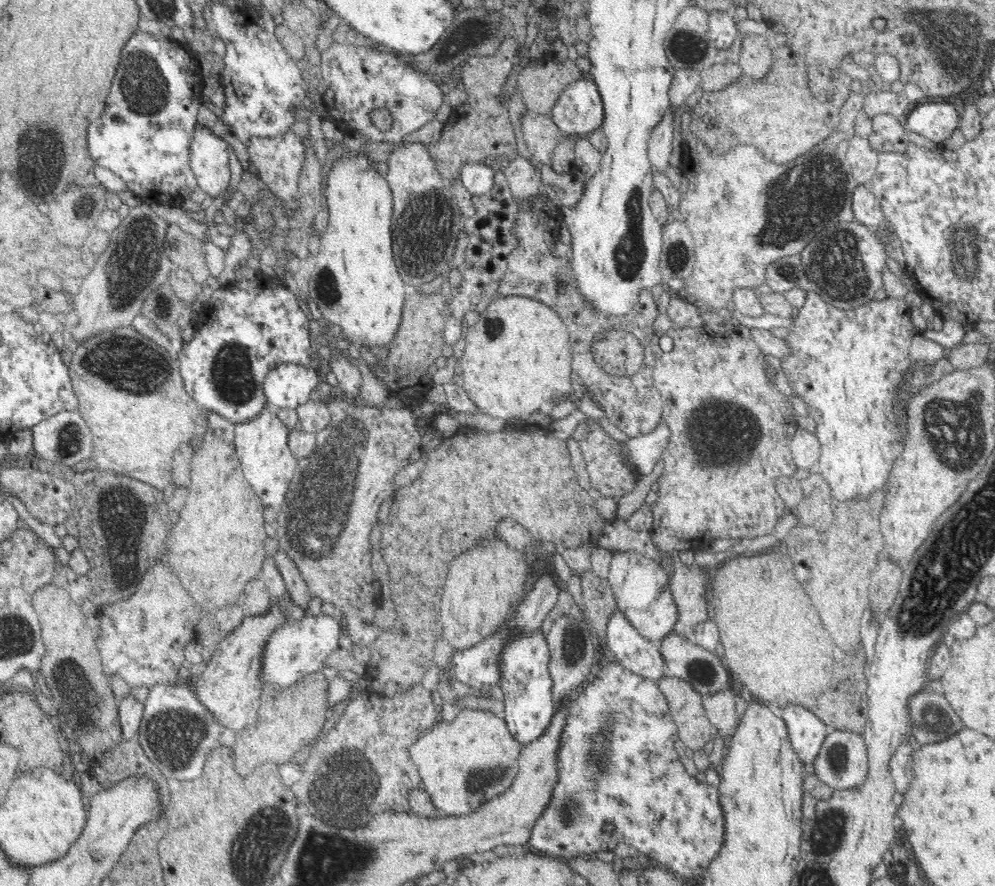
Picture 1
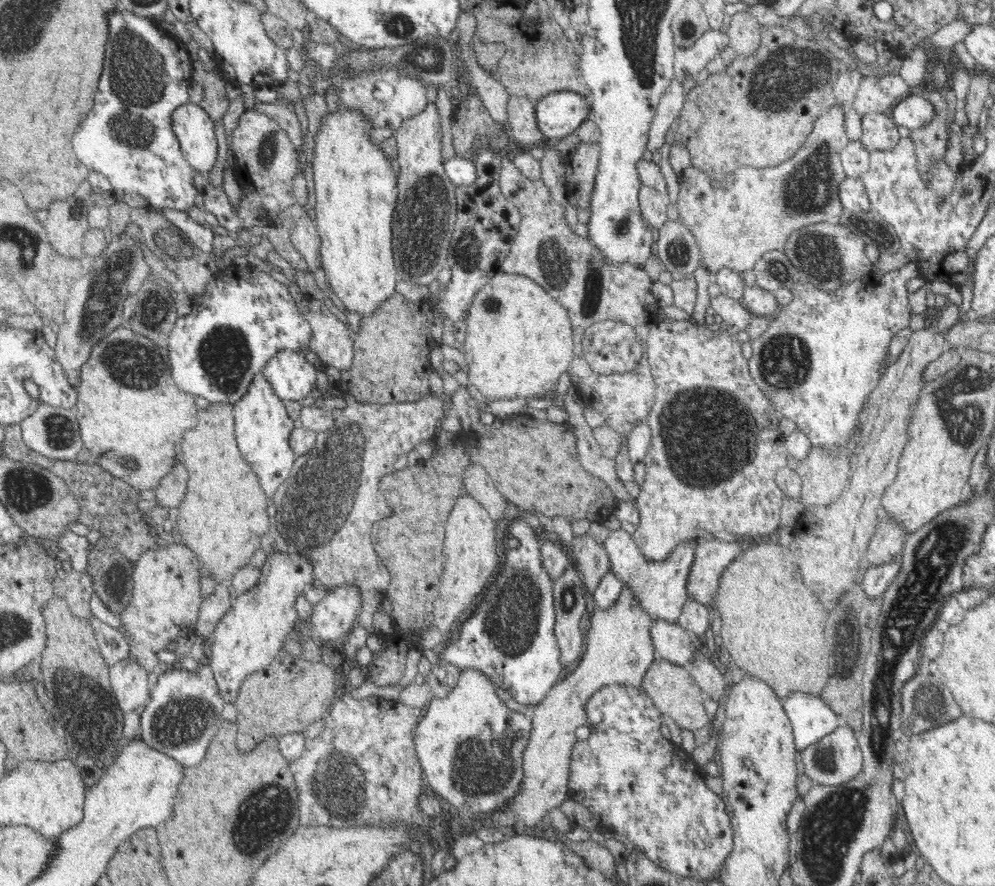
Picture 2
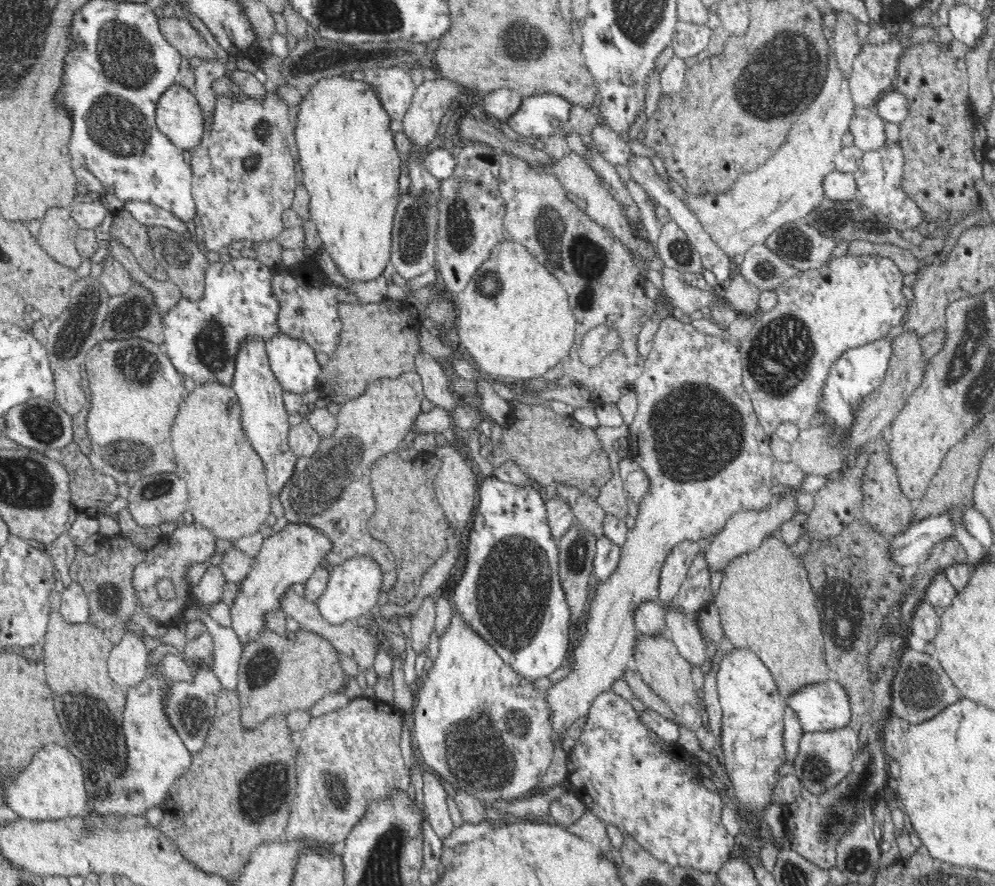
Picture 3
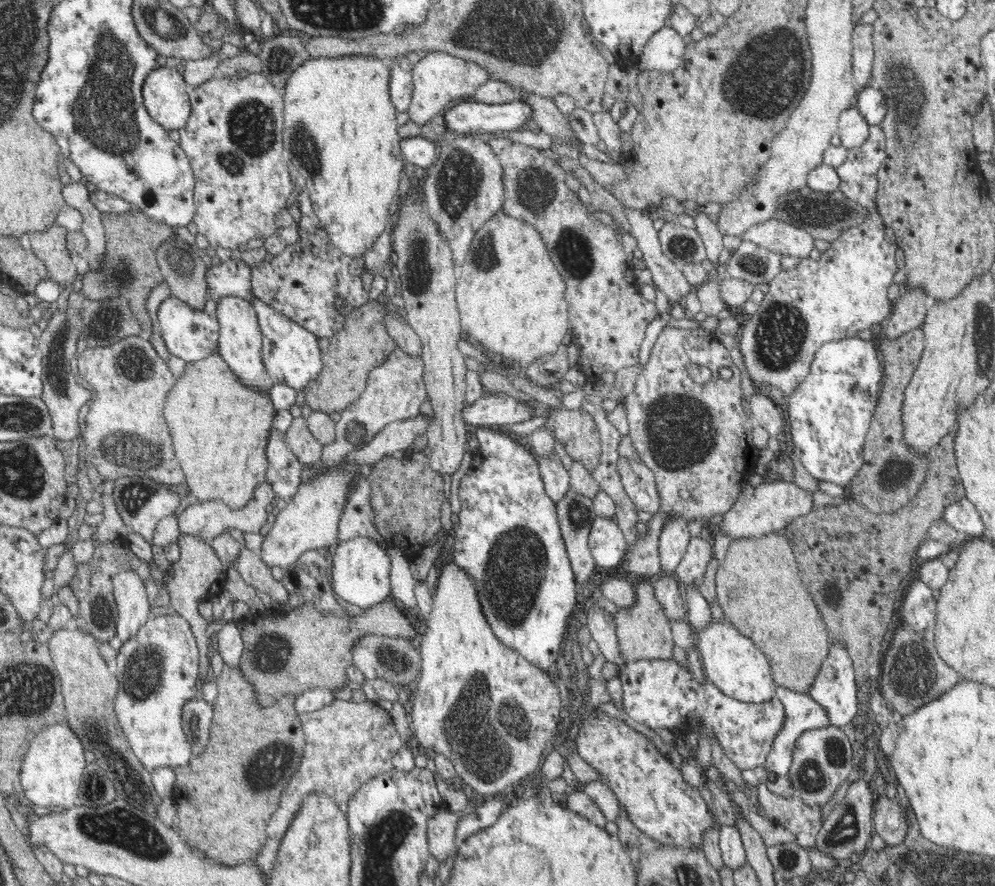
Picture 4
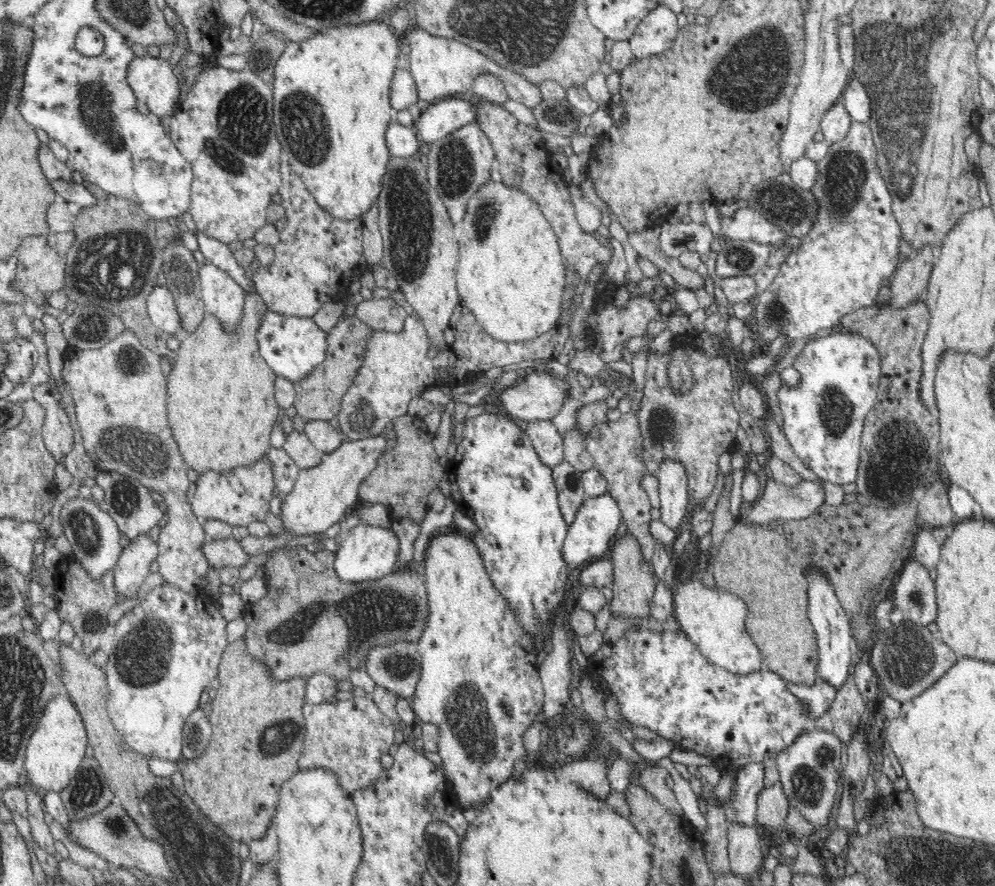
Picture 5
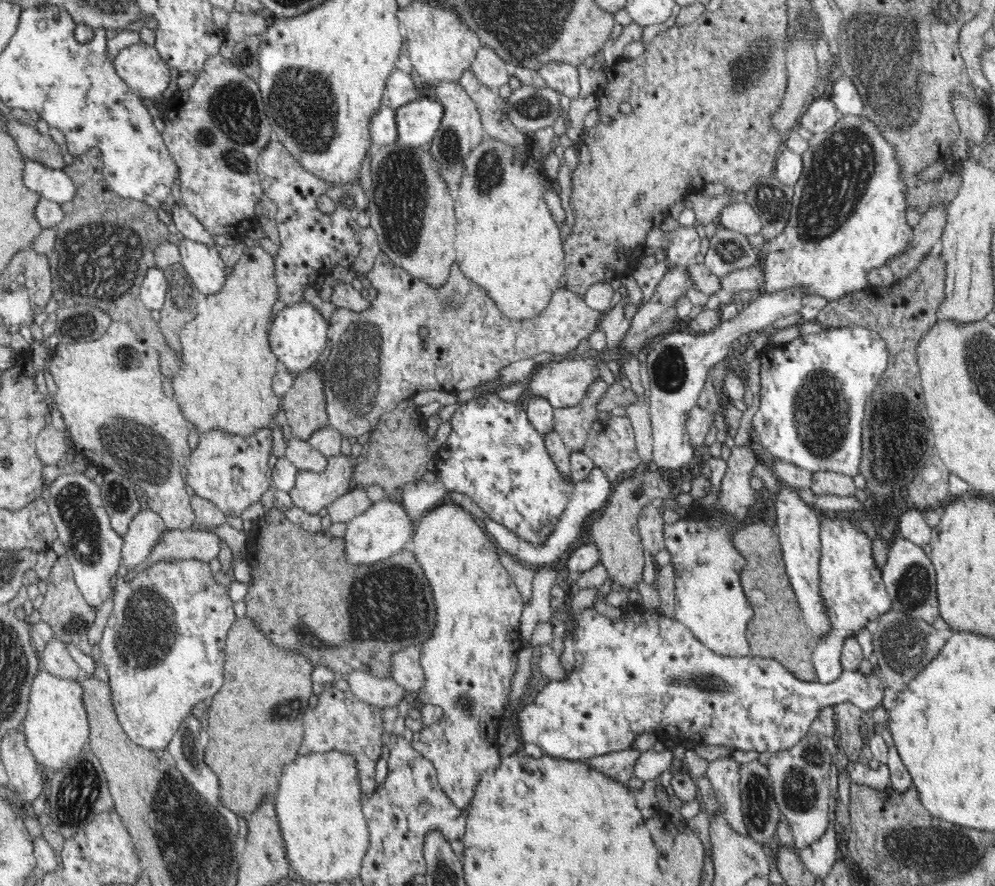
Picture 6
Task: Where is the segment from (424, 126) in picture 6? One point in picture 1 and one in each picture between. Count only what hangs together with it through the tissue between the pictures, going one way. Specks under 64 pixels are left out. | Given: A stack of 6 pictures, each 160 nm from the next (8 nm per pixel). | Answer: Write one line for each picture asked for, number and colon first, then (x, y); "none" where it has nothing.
1: (579, 110)
2: (559, 114)
3: (541, 115)
4: (467, 116)
5: (441, 118)

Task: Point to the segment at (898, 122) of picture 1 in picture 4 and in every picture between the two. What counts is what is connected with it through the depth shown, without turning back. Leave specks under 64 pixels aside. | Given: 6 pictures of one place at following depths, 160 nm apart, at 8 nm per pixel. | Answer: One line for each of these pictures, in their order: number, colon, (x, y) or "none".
2: (879, 132)
3: (869, 133)
4: (853, 129)

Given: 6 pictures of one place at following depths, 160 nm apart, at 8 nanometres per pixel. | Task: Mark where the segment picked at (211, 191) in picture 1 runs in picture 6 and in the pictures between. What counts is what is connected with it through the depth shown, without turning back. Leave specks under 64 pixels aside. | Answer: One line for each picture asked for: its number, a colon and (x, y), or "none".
2: (194, 129)
3: (178, 115)
4: (164, 91)
5: (152, 79)
6: (141, 67)

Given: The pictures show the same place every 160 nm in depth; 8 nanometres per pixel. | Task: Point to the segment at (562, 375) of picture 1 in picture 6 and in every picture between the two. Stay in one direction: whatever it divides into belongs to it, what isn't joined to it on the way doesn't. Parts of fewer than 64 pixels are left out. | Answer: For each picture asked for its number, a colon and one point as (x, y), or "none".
2: (518, 341)
3: (514, 319)
4: (511, 298)
5: (510, 274)
6: (506, 242)

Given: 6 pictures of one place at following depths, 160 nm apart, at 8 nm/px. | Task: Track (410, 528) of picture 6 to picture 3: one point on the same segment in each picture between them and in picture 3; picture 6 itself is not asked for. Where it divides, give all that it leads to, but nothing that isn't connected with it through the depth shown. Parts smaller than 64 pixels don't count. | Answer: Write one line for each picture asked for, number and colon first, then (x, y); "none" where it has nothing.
3: (353, 589)
4: (360, 569)
5: (368, 552)

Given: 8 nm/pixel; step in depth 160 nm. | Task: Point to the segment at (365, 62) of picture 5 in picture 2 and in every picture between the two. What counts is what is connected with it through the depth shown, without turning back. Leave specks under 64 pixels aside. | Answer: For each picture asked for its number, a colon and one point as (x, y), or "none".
2: (356, 191)
3: (350, 165)
4: (340, 130)

